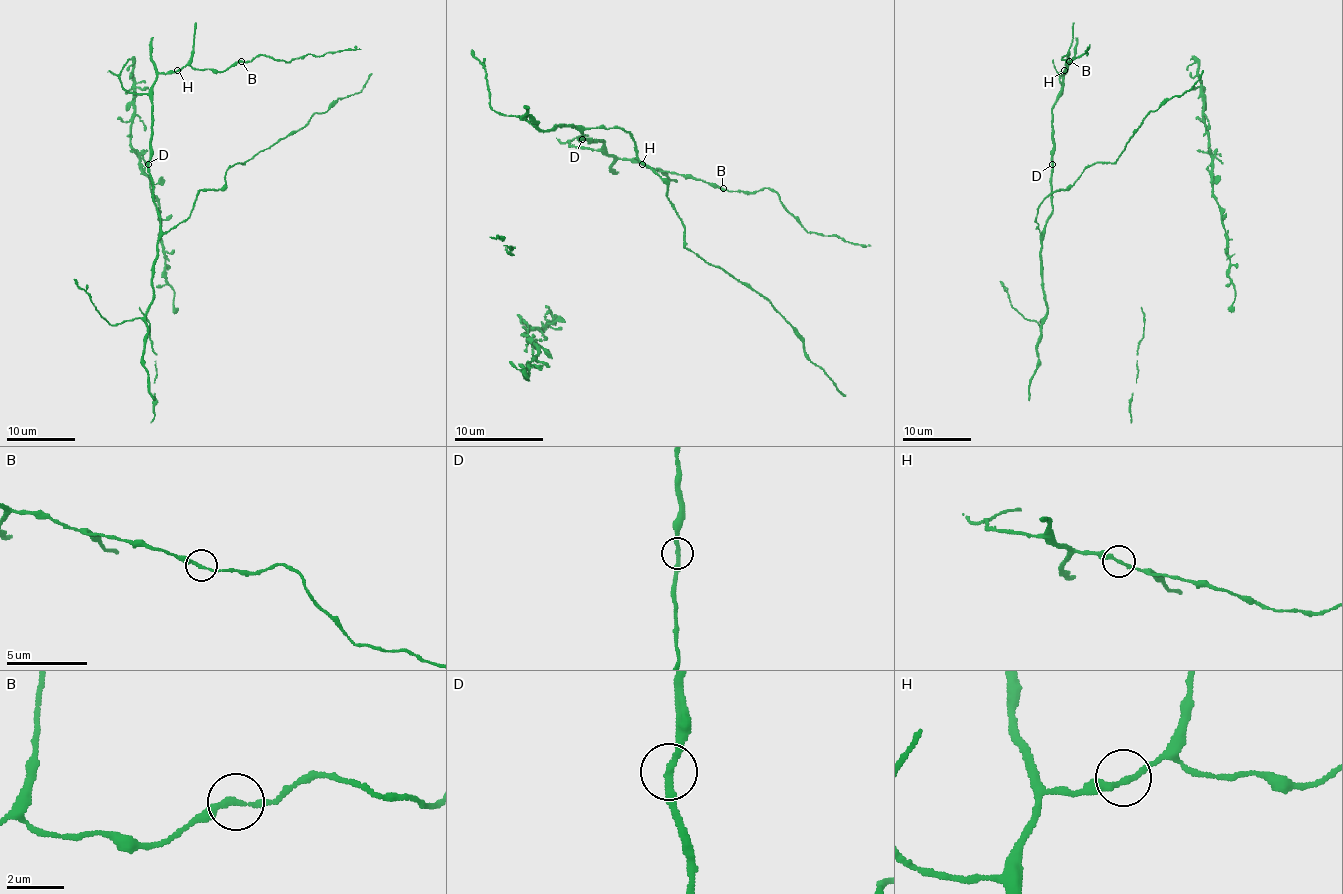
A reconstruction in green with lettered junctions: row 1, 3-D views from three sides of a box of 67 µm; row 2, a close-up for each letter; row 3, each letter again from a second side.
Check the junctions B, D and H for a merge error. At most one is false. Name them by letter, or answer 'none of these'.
none of these

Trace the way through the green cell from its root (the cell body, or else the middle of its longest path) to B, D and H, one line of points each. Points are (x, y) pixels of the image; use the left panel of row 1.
B: (152, 110), (152, 87), (160, 73), (173, 73), (188, 65), (200, 70), (221, 71), (241, 61)
D: (152, 110), (148, 163)
H: (152, 110), (151, 92), (156, 76), (177, 70)

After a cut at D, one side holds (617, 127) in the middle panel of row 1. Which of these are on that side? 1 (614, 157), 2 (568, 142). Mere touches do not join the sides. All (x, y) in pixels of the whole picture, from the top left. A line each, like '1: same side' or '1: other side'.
1: other side
2: other side

